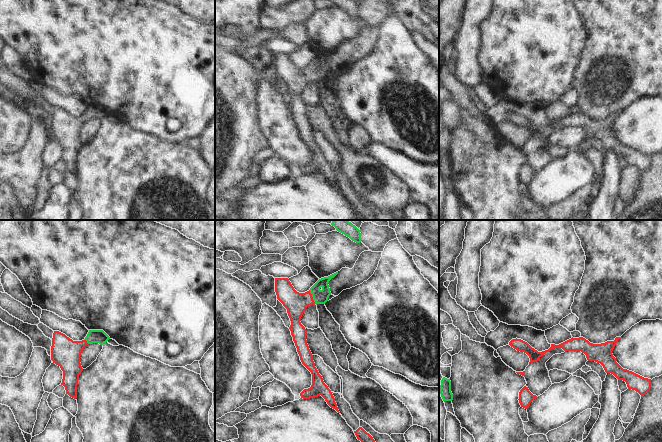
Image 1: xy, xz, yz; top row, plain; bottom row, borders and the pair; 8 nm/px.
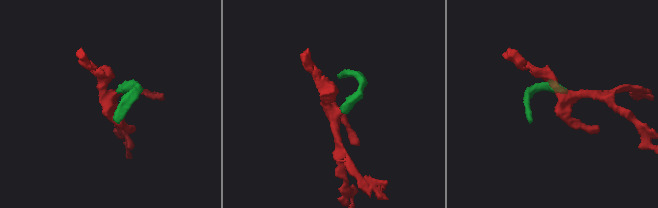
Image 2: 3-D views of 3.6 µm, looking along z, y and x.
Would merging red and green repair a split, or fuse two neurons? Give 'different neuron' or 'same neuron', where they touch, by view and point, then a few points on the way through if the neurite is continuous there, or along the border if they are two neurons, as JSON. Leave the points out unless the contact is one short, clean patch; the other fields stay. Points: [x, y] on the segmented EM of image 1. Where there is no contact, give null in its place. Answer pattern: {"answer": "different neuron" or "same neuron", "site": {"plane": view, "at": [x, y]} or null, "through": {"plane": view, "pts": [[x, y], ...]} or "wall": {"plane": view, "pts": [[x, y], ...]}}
{"answer": "same neuron", "site": {"plane": "xz", "at": [312, 297]}, "through": {"plane": "xz", "pts": [[296, 303], [312, 297], [319, 296]]}}

